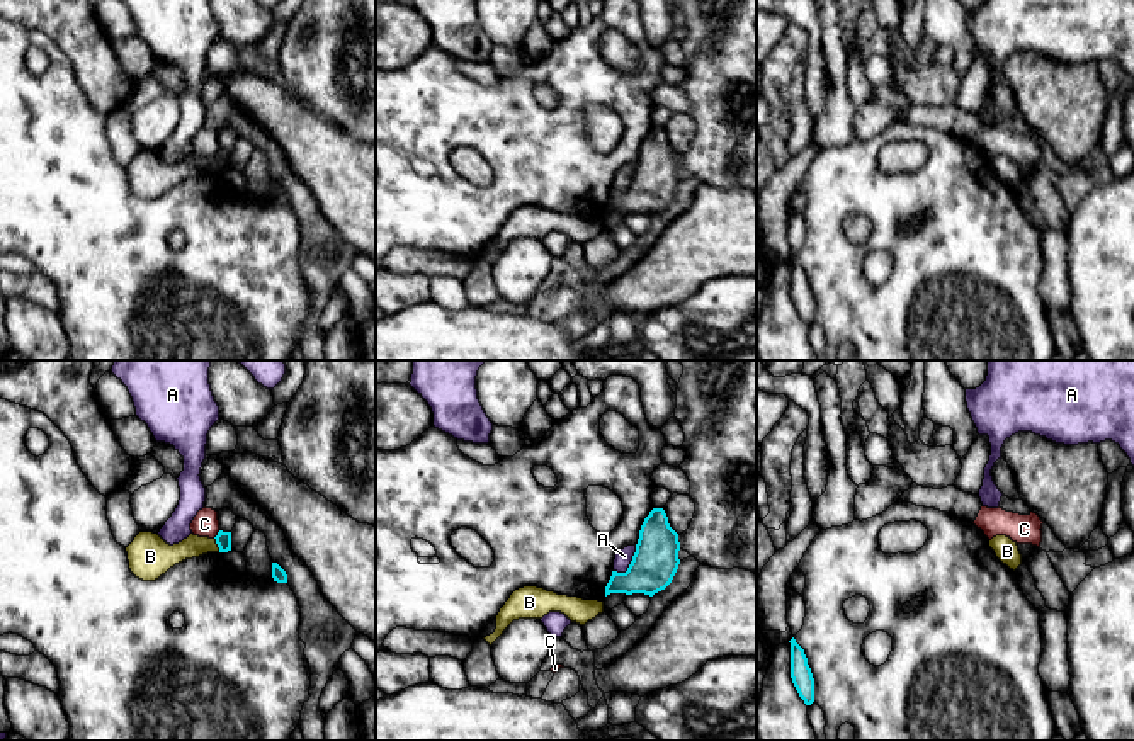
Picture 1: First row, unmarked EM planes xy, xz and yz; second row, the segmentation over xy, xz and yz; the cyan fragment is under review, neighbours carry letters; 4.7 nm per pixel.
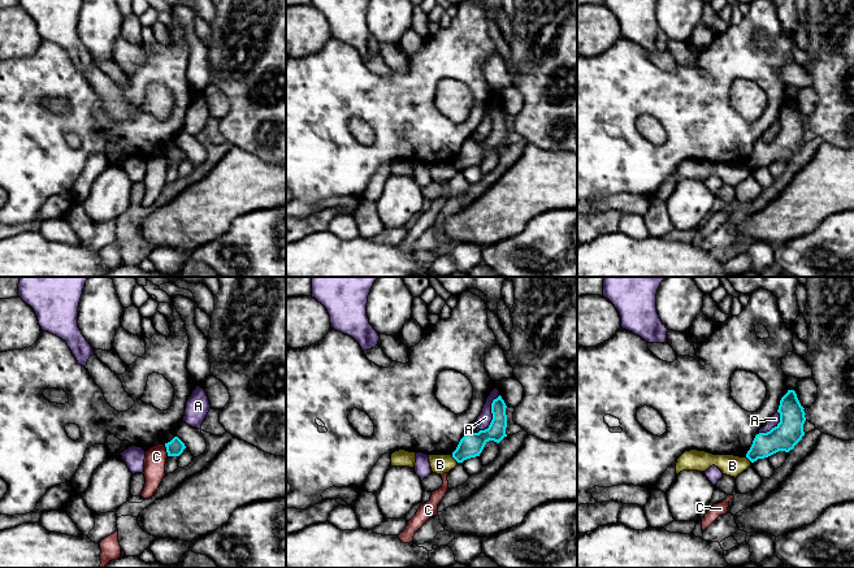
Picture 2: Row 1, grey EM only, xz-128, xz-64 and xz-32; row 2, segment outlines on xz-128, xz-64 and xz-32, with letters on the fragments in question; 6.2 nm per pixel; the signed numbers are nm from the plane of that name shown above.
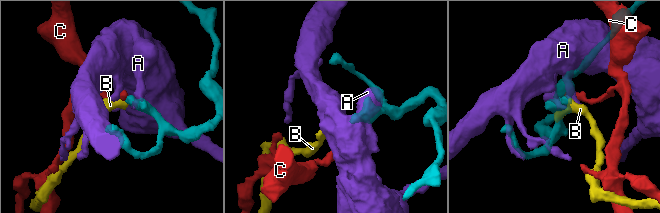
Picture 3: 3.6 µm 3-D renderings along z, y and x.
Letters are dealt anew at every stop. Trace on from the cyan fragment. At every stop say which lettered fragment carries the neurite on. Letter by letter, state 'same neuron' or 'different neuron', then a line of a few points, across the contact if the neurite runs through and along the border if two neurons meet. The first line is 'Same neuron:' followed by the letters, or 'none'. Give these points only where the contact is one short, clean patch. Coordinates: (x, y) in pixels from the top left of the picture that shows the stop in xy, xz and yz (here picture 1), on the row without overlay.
Same neuron: none
A: different neuron; line xz (636, 164), (629, 186), (624, 191), (614, 191)
B: different neuron; line xy (215, 157), (220, 170)
C: different neuron

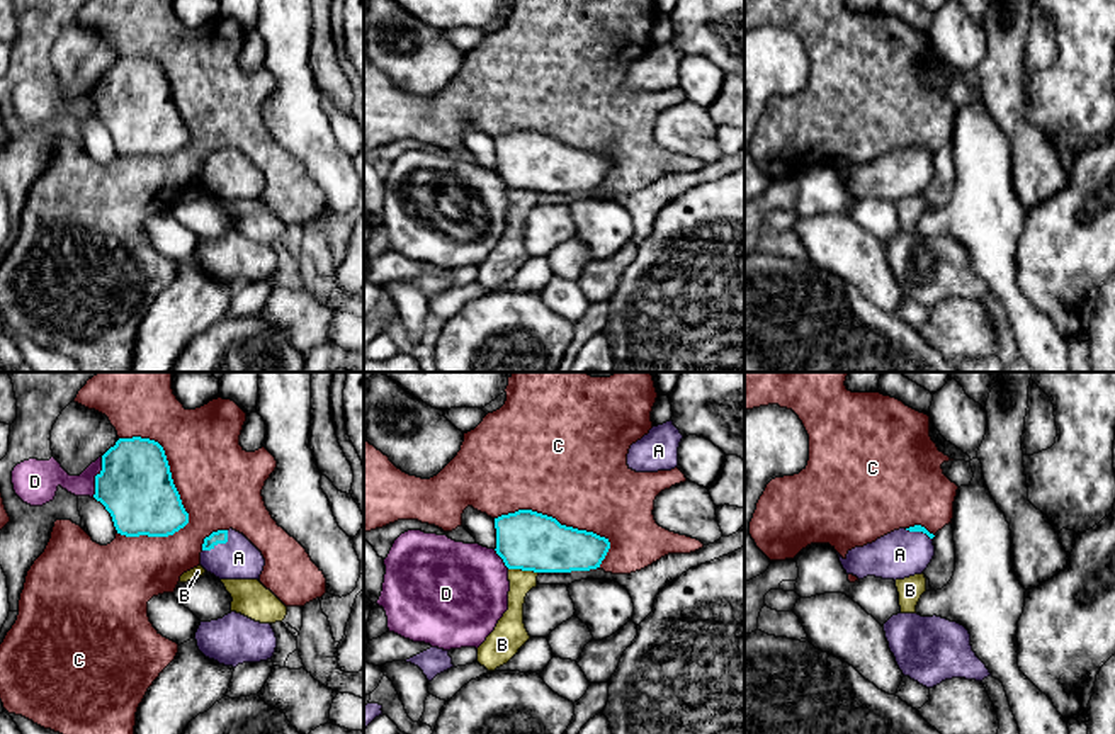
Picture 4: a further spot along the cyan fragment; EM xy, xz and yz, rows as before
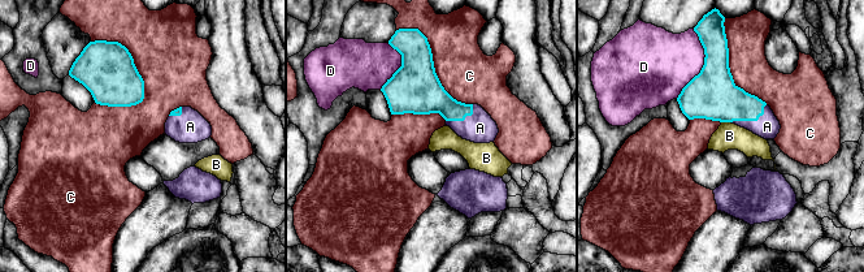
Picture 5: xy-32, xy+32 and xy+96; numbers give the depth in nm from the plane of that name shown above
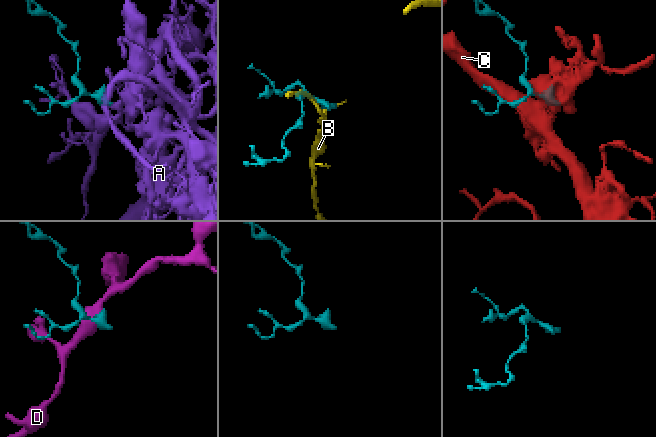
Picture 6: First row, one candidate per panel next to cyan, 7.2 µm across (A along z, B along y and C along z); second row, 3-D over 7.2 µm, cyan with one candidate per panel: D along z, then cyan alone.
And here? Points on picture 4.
Same neuron: A
A: same neuron; line xy (221, 155), (220, 162), (238, 177)
B: different neuron; line xz (509, 187), (537, 192)
C: different neuron
D: different neuron

